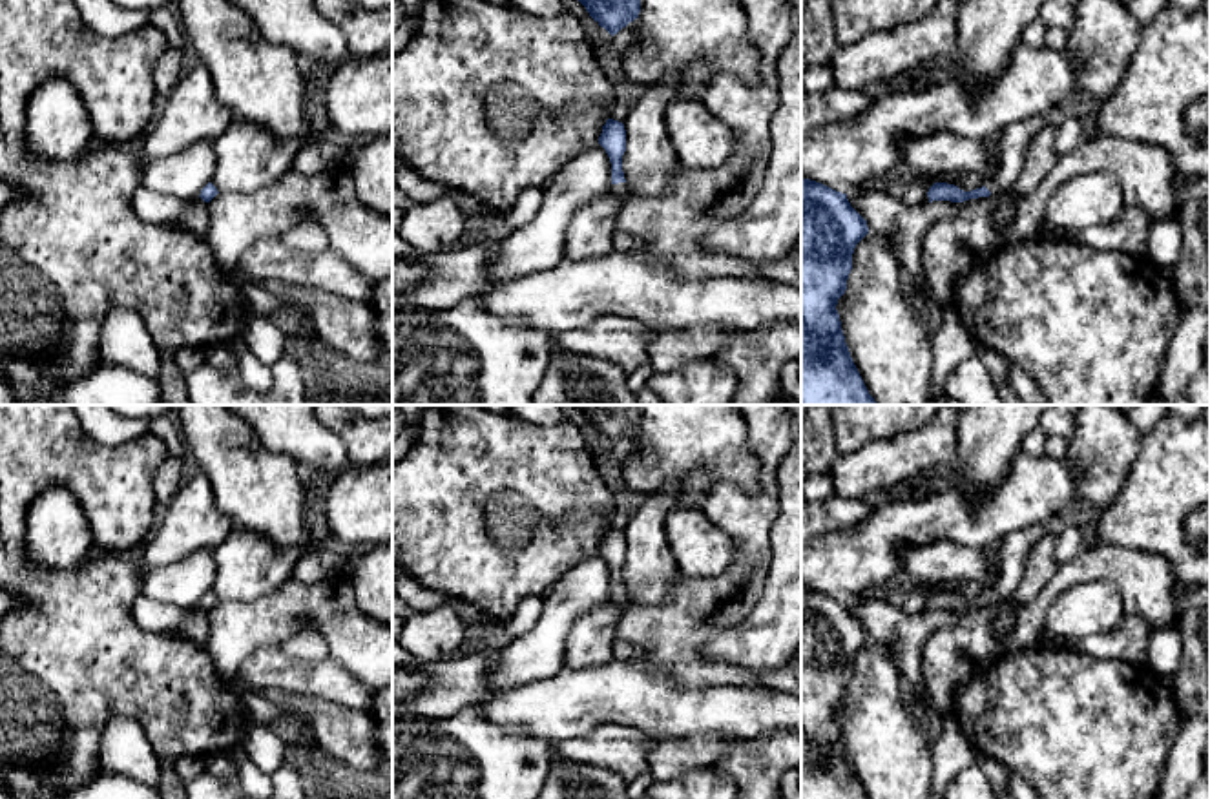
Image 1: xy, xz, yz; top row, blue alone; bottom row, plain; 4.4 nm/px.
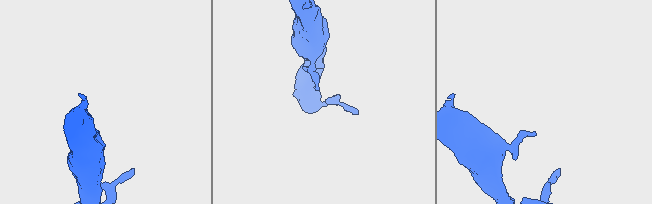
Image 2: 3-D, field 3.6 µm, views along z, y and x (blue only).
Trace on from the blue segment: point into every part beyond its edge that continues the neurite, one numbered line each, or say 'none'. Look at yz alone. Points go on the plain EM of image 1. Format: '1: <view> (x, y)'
1: yz (1013, 549)

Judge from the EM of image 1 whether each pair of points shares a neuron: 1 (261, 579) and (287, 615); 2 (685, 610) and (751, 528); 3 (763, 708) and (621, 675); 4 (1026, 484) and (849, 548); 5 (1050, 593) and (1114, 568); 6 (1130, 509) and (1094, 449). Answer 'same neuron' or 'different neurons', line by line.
1: different neurons
2: same neuron
3: same neuron
4: same neuron
5: same neuron
6: different neurons

